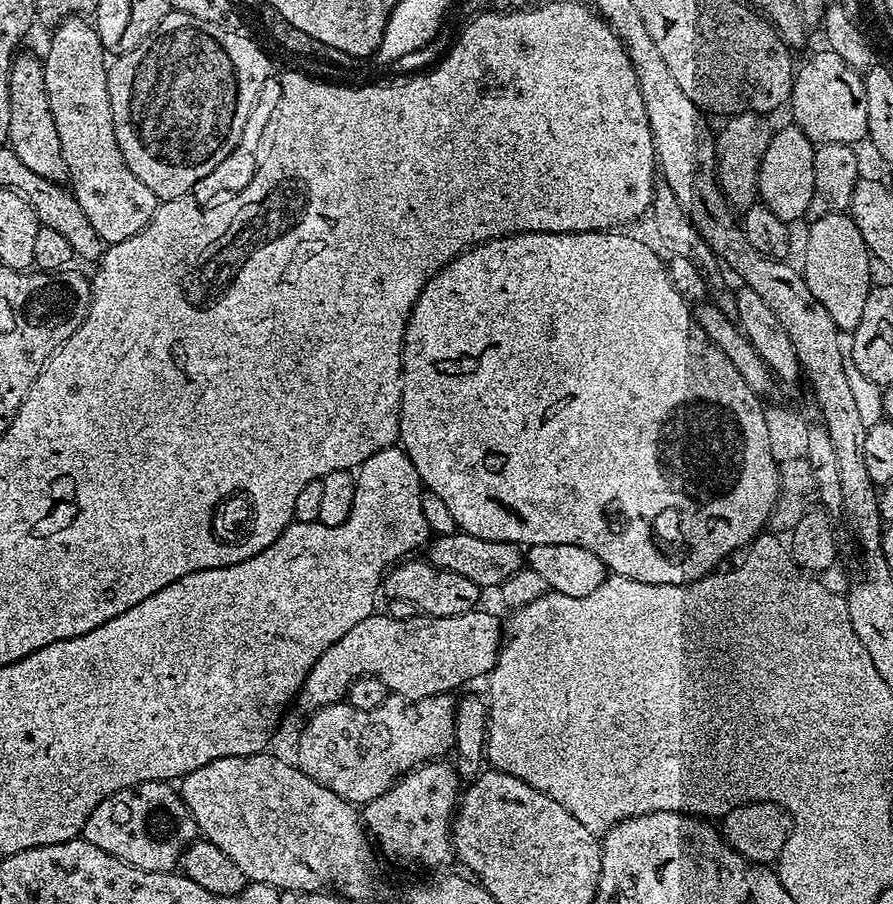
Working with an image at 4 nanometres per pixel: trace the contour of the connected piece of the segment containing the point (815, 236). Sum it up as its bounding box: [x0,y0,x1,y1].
[804,214,874,329]

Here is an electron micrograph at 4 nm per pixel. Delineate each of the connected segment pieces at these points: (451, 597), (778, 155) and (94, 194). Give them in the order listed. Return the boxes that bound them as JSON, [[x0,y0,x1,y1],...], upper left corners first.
[[383,558,482,620],[758,126,816,222],[43,18,157,246]]

